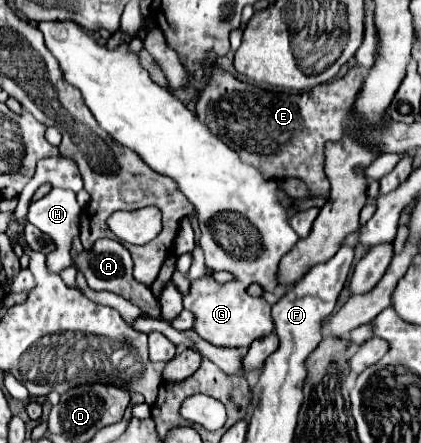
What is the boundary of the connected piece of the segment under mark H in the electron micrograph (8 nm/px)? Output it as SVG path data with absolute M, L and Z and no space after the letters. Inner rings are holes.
M51 188L49 194L45 194L41 200L37 200L29 206L29 214L27 214L29 222L35 224L42 233L55 242L55 250L47 258L47 266L55 274L59 274L67 264L71 264L69 250L71 250L73 238L79 236L79 216L81 216L81 206L75 198L75 192L63 190L63 188Z

